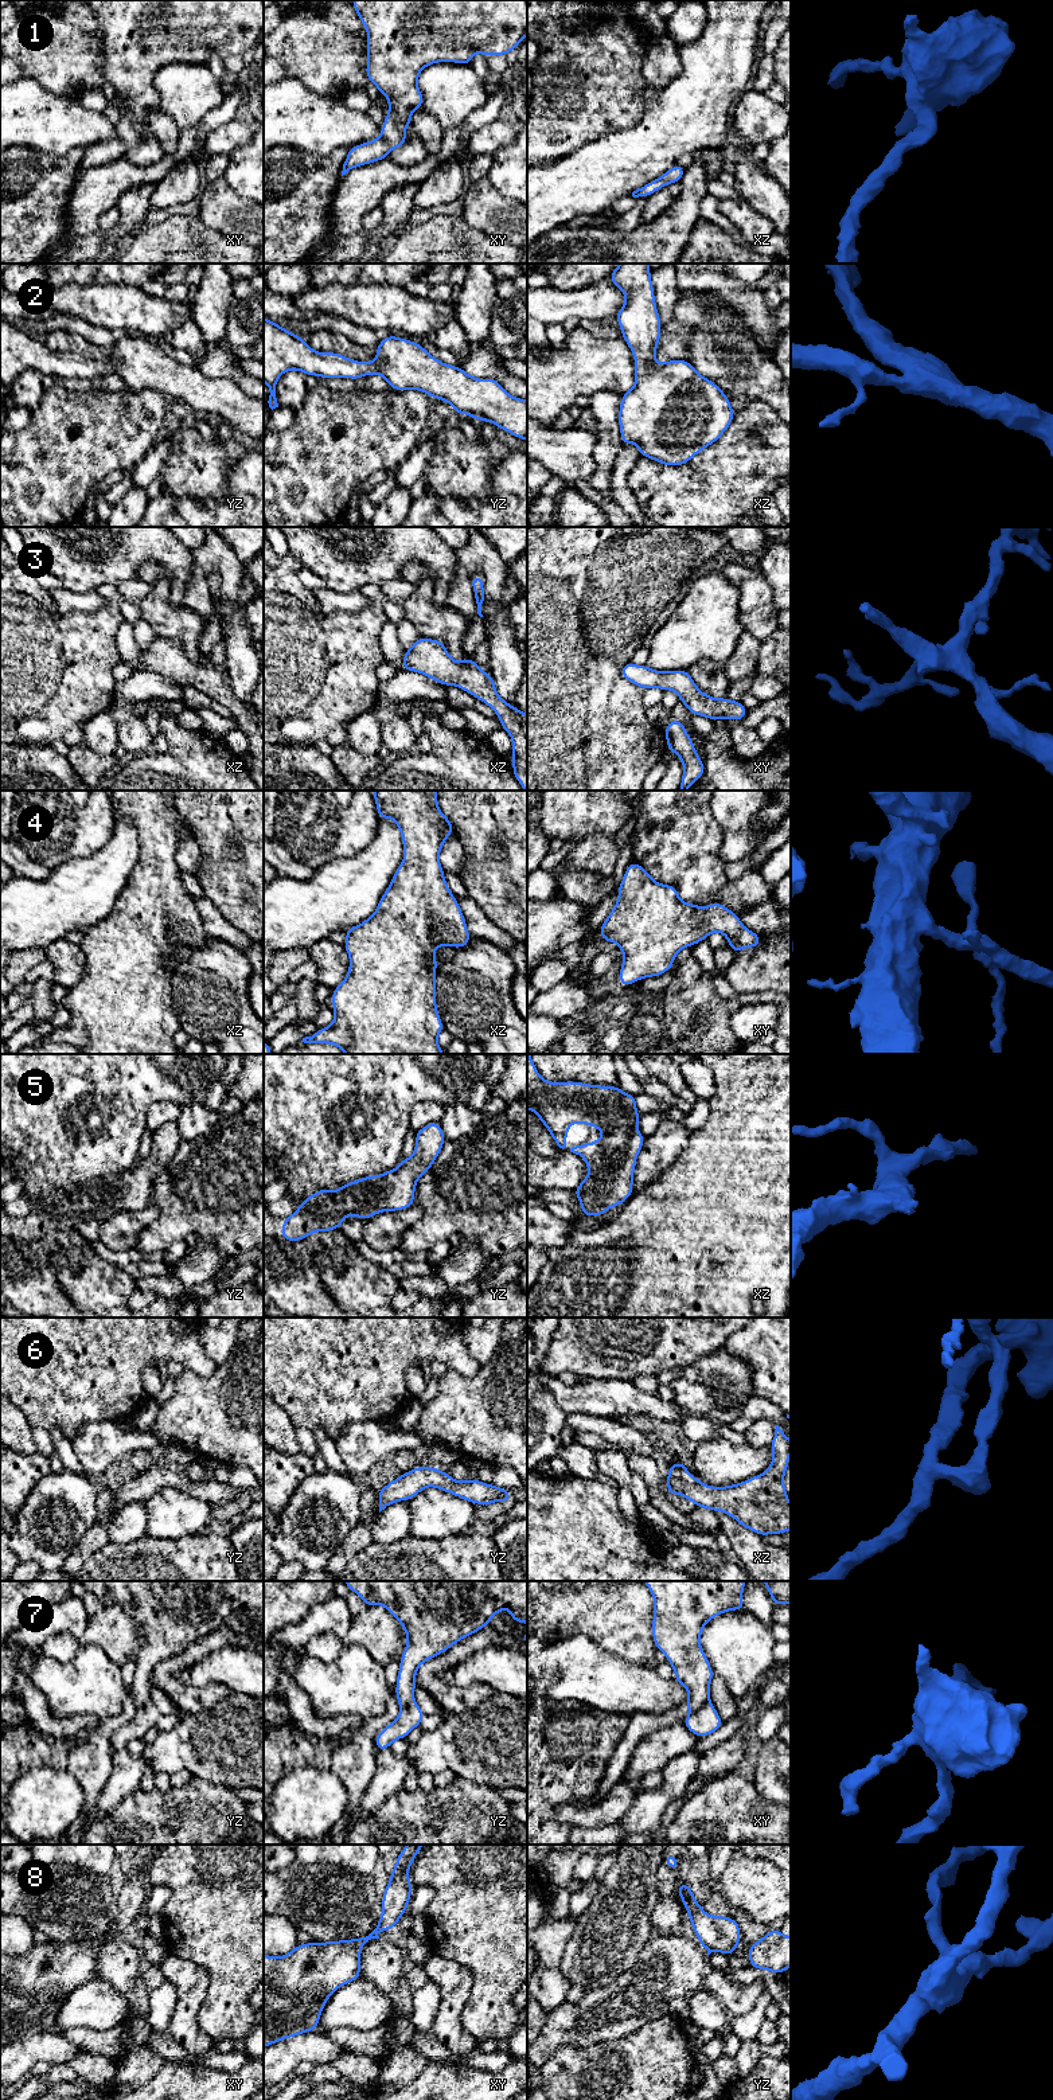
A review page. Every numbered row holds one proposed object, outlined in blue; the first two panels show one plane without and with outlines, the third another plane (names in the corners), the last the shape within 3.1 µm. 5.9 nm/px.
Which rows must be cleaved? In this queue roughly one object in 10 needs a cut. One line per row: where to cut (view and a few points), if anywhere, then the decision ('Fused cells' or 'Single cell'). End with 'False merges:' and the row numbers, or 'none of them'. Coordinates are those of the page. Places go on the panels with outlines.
1: No split. Single cell
2: No split. Single cell
3: No split. Single cell
4: No split. Single cell
5: No split. Single cell
6: No split. Single cell
7: Split along xy (709, 1700), (690, 1713). Fused cells
8: No split. Single cell
False merges: 7

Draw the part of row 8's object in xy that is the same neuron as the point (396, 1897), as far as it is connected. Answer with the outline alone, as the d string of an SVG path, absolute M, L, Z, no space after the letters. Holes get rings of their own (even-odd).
M406 1845L398 1854L382 1896L382 1916L368 1936L297 1944L284 1956L264 1955L264 2048L317 2030L321 2011L329 1996L339 1987L362 1978L360 1951L363 1945L371 1939L379 1939L379 1932L397 1927L399 1919L407 1910L413 1888L409 1880L409 1869L422 1847L424 1845Z

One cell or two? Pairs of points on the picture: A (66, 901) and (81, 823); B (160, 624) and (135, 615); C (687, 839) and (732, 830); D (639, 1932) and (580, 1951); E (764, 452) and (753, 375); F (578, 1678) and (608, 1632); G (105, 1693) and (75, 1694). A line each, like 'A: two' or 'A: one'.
A: two
B: two
C: two
D: one
E: two
F: two
G: one

